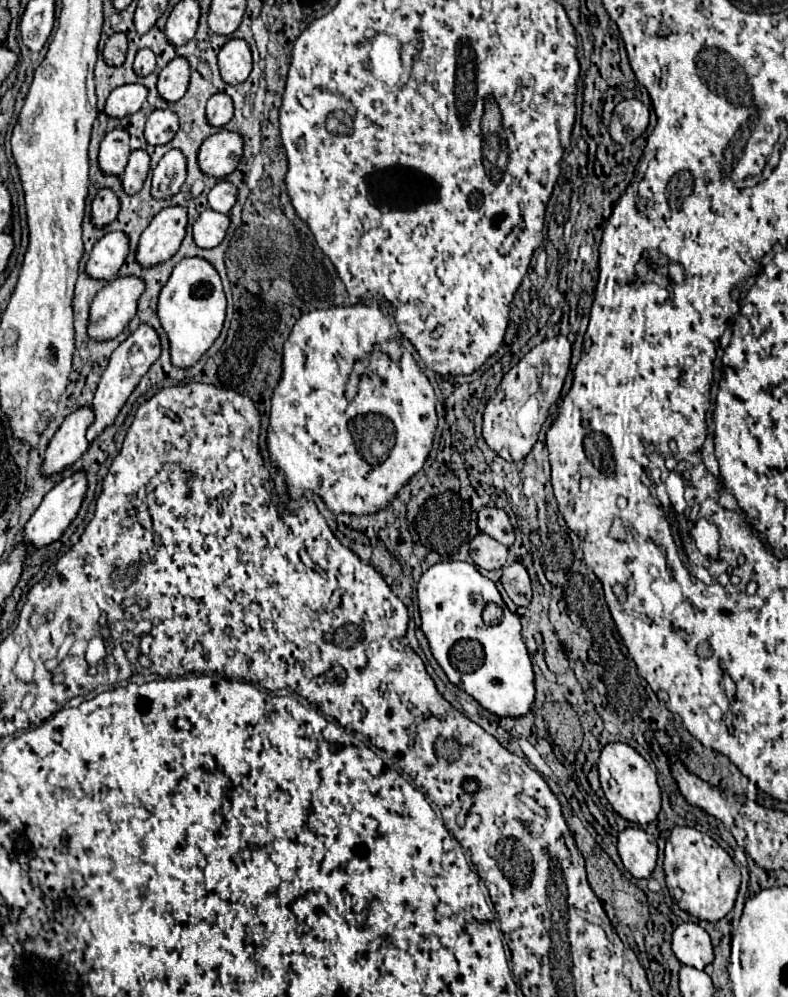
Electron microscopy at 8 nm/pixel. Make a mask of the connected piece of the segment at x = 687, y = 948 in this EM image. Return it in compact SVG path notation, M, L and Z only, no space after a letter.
M684 922L674 930L672 952L684 966L698 970L704 970L714 960L708 932L694 922Z

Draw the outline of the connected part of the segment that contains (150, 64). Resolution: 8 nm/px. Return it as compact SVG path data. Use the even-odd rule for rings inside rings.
M150 48L138 50L136 60L134 60L134 72L138 76L148 76L154 70L154 66L156 66L156 54Z

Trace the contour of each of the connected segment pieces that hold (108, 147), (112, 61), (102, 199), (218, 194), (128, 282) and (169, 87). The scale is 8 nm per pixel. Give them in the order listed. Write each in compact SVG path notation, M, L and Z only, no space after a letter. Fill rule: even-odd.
M116 126L114 130L110 130L106 134L106 138L100 144L100 168L106 174L122 174L130 156L130 146L128 146L130 134L126 134L126 130L122 130L122 126Z
M112 34L104 46L104 62L110 66L120 66L126 58L126 50L128 50L128 38L126 34Z
M102 188L98 190L94 202L92 202L92 222L98 228L108 226L110 222L114 222L118 214L118 196L114 194L114 190L110 188Z
M220 180L208 194L208 206L216 212L228 214L236 204L236 198L238 198L238 188L232 182Z
M116 276L94 298L88 336L94 340L116 338L136 314L138 298L146 284L138 276Z
M178 56L158 76L158 92L164 100L176 102L184 96L190 84L190 62Z

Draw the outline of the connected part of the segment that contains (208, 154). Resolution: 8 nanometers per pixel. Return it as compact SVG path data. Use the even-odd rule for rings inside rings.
M222 128L220 132L208 136L198 150L198 164L202 172L224 178L232 174L244 154L244 138L232 130Z

